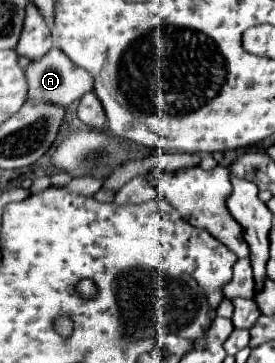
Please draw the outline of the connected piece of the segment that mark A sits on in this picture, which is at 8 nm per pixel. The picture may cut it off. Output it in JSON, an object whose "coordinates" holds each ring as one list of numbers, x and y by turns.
{"coordinates":[[51,49,41,59,31,61,25,67,25,77,27,77,27,85,29,85,27,101,31,101,31,103,51,103,51,105,67,107,75,99,81,99,87,91,93,89,93,77,85,69,73,65,69,61,69,57,65,57,65,53,61,53,59,49]]}

